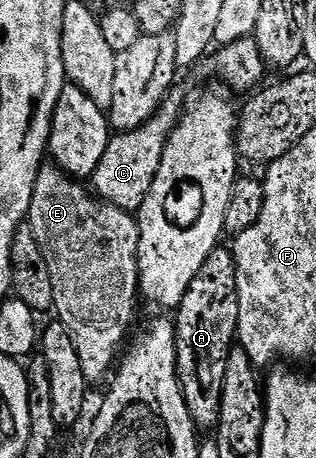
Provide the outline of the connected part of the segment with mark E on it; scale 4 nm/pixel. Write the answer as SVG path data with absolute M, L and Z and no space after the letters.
M45 164L37 172L37 184L33 188L33 200L27 213L26 225L39 245L45 264L49 264L55 301L53 310L54 313L59 313L56 314L58 321L63 322L73 336L73 348L77 348L77 356L81 356L81 372L85 372L87 381L91 384L101 381L103 377L106 379L120 357L119 345L128 341L127 329L135 318L135 297L138 299L141 294L139 223L136 215L100 201L82 181L66 174L60 166Z

